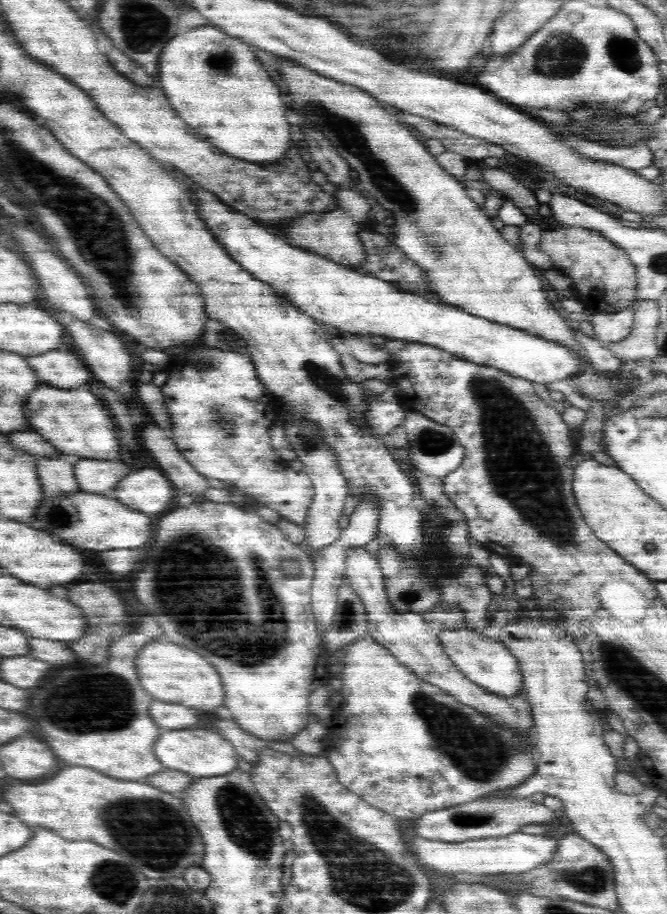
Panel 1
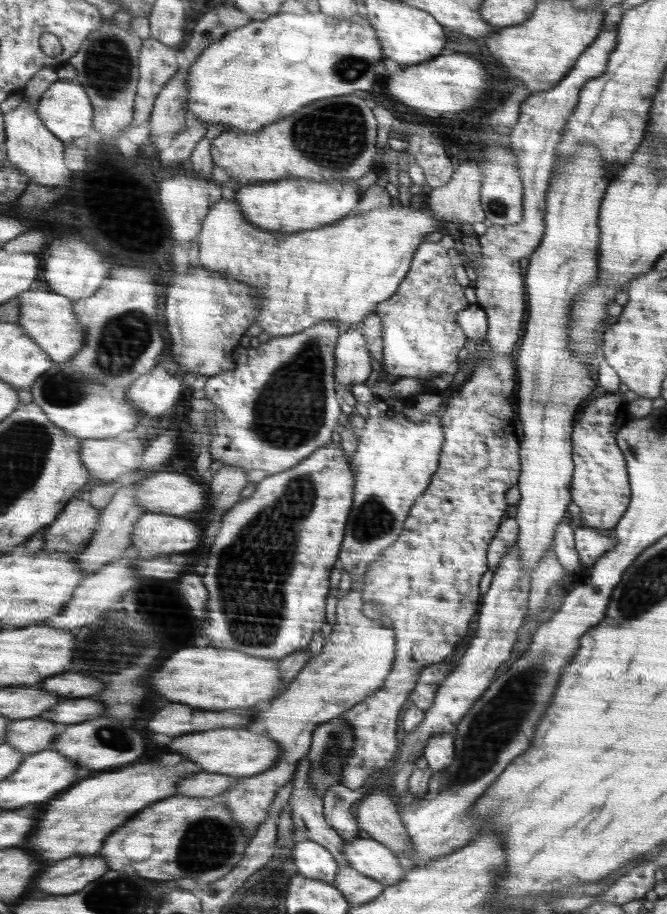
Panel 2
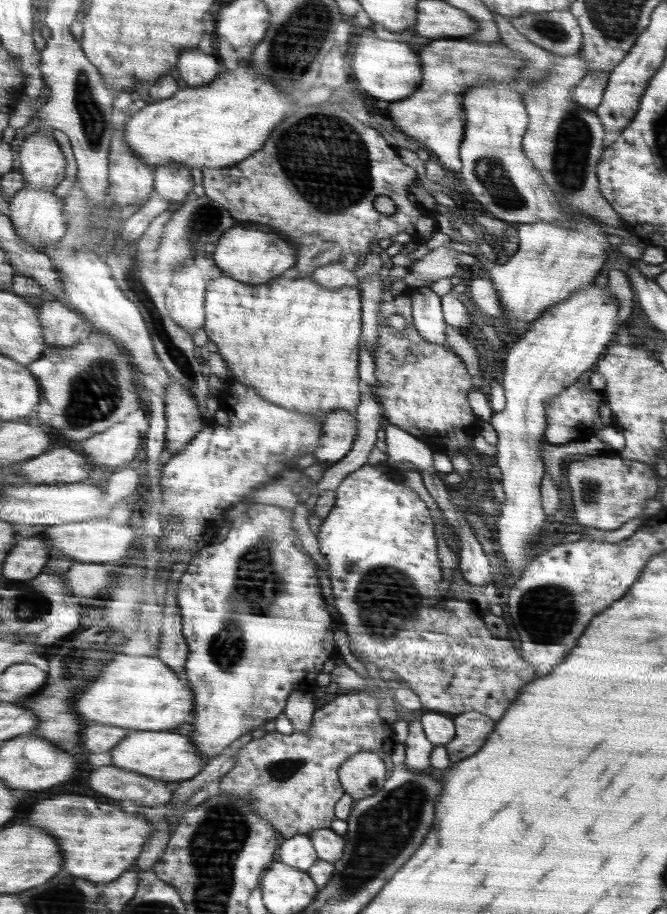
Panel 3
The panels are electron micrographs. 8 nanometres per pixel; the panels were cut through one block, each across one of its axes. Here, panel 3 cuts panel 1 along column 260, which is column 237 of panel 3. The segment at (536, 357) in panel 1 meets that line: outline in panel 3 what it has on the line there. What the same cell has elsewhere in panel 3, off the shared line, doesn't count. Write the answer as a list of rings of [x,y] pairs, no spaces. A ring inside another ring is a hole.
[[[234,226],[228,230],[218,245],[218,251],[212,256],[221,271],[234,279],[248,285],[267,284],[280,277],[282,272],[297,264],[296,248],[292,242],[286,241],[282,236],[270,232],[266,226]],[[286,244],[286,246],[284,246]],[[286,248],[286,252],[284,252]]]

